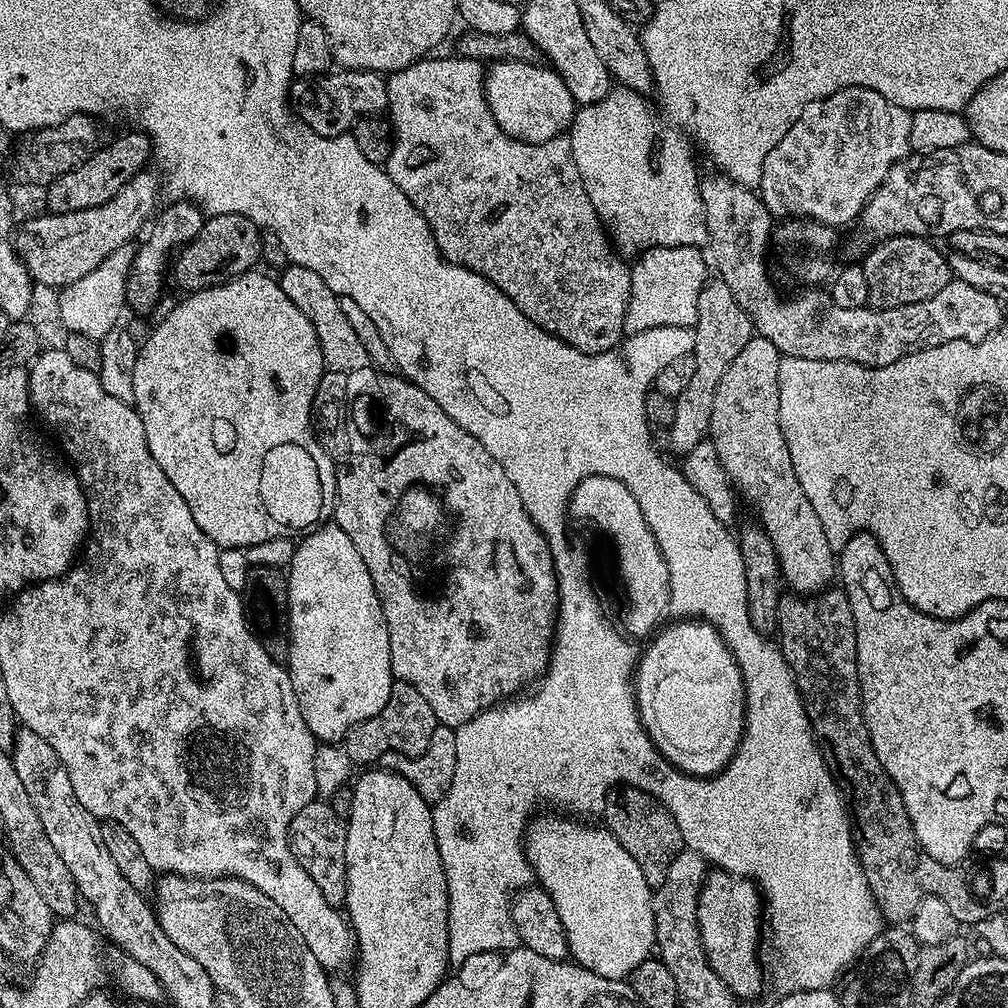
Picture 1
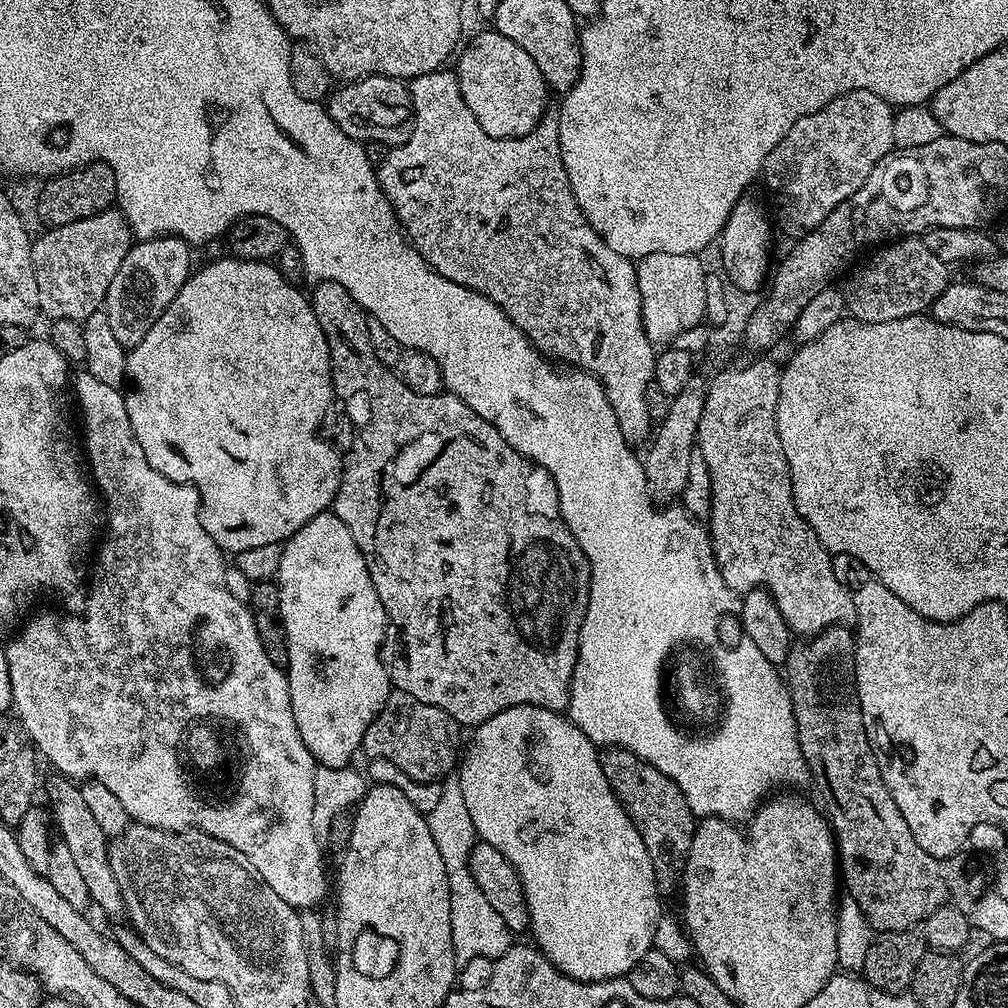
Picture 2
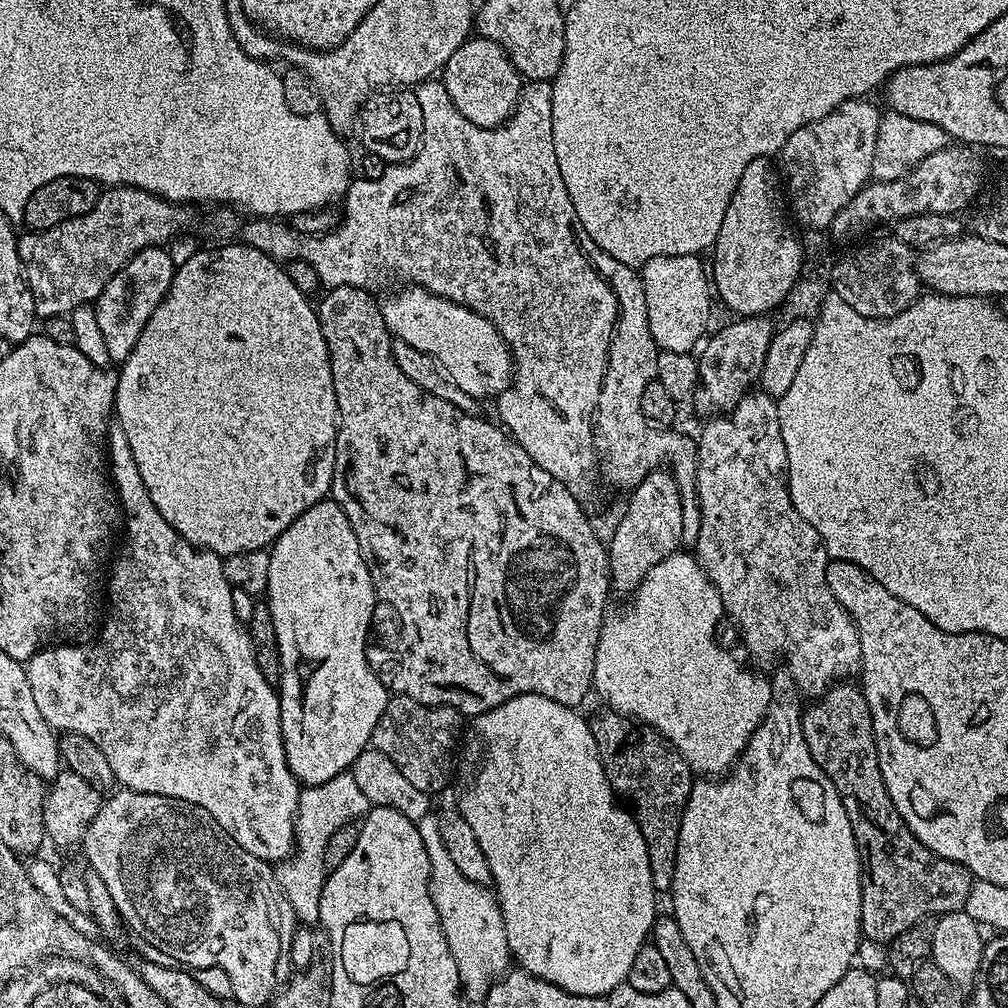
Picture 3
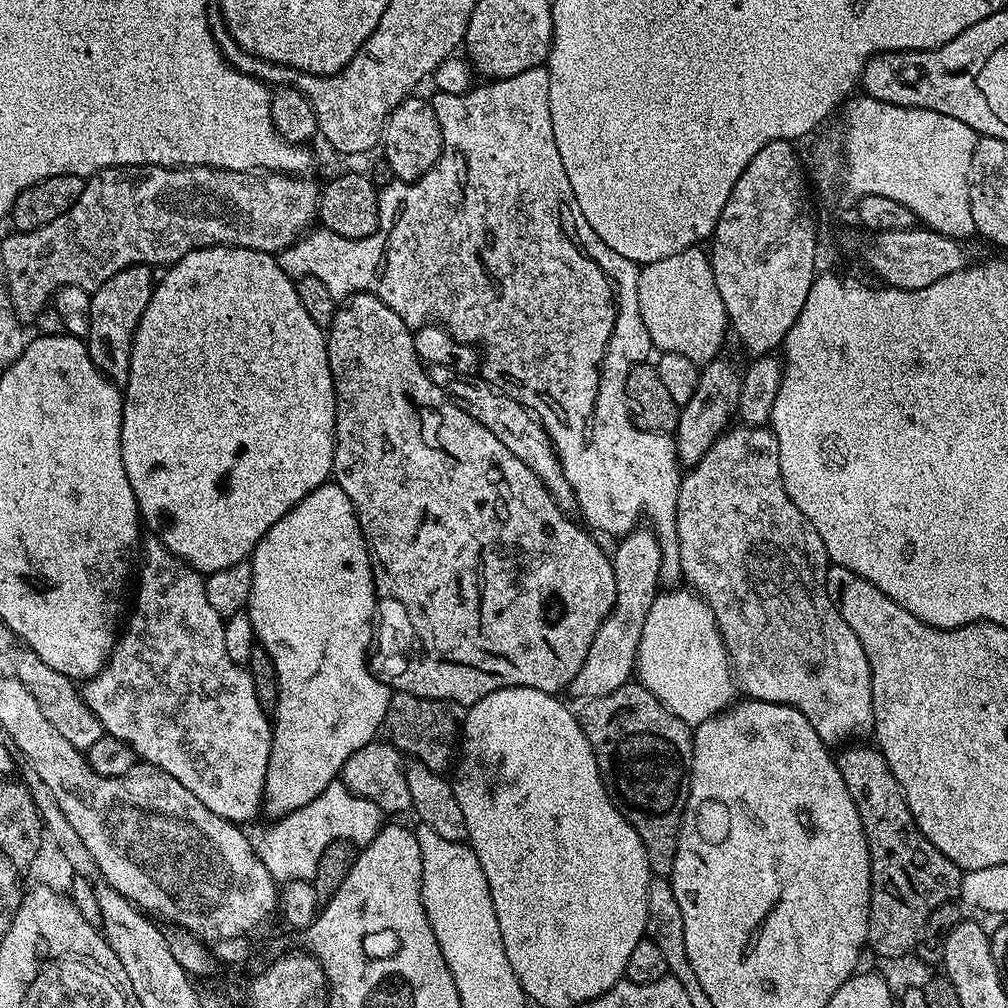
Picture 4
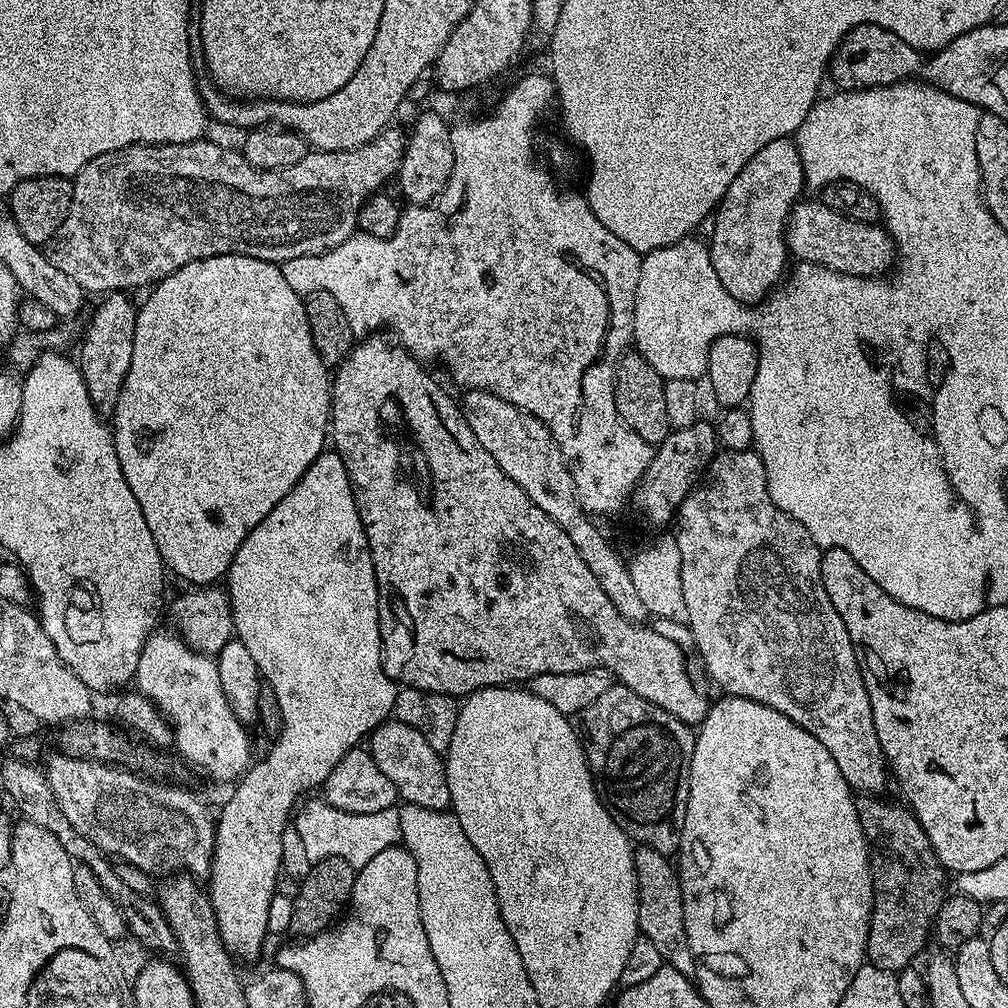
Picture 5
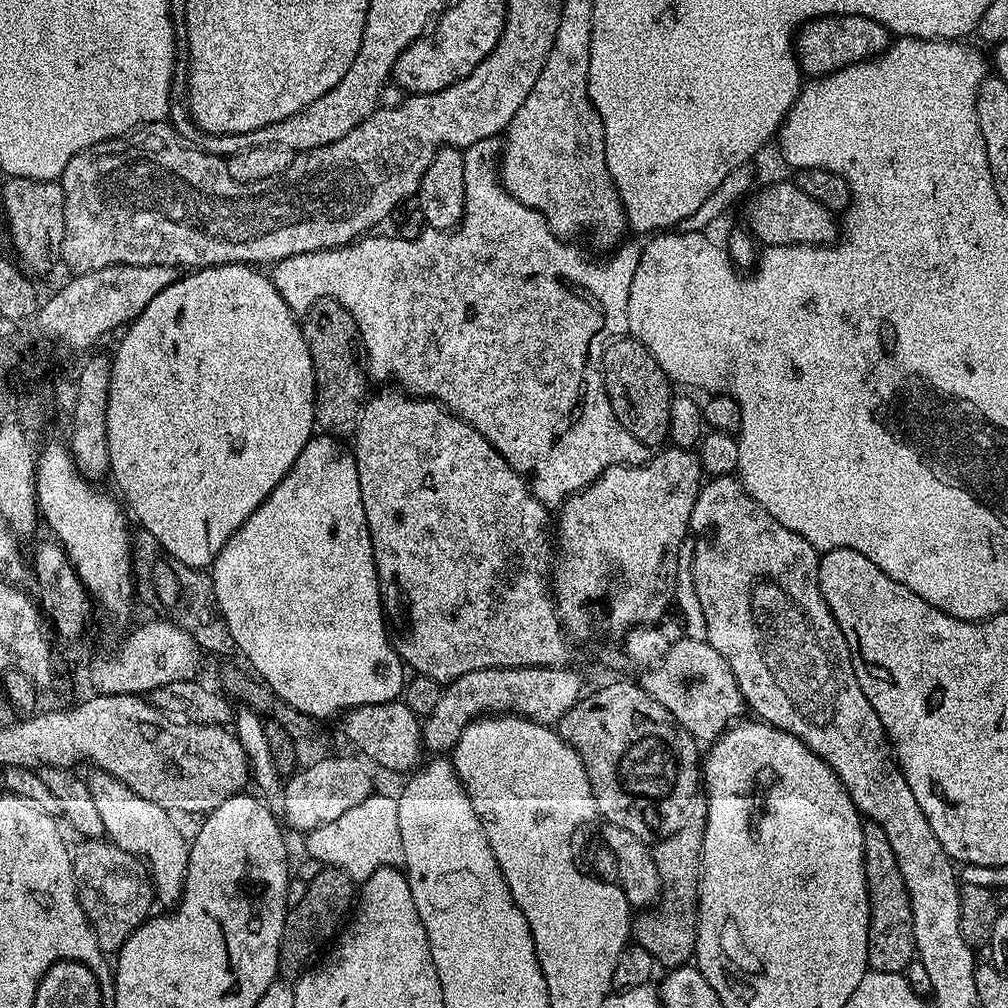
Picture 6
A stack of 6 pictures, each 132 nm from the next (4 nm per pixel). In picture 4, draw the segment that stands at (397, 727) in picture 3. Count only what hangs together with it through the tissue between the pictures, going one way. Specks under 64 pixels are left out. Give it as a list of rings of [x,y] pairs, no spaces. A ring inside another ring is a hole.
[[[393,692],[382,732],[387,743],[394,745],[405,757],[432,772],[444,774],[457,755],[465,711],[465,705],[455,704],[453,700],[431,700],[409,692]]]

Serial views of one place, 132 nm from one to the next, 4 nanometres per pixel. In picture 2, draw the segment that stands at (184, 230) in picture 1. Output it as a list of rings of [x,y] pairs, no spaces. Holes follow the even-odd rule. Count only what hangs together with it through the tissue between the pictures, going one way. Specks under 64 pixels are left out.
[[[161,234],[153,240],[133,243],[122,266],[118,266],[118,274],[114,274],[114,282],[110,282],[110,290],[102,305],[106,318],[110,318],[114,338],[122,342],[124,349],[138,346],[138,342],[150,334],[150,326],[154,326],[166,306],[174,302],[178,290],[182,290],[193,271],[192,252],[193,249],[180,236]]]

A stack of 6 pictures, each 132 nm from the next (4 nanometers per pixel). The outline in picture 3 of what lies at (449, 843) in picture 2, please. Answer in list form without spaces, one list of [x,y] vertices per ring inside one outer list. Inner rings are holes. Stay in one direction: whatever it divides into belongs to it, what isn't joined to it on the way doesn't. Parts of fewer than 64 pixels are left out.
[[[429,814],[418,821],[422,846],[426,846],[426,854],[430,858],[430,890],[434,898],[434,906],[442,922],[442,934],[446,934],[446,942],[450,946],[450,954],[454,954],[454,966],[458,966],[458,978],[463,995],[467,999],[469,996],[472,1000],[483,1001],[488,991],[492,989],[492,985],[510,968],[506,926],[502,922],[500,906],[496,903],[493,889],[478,882],[470,882],[470,878],[458,874],[458,866],[450,862],[450,853],[446,850],[446,842],[442,840],[440,833],[440,820],[434,816]]]

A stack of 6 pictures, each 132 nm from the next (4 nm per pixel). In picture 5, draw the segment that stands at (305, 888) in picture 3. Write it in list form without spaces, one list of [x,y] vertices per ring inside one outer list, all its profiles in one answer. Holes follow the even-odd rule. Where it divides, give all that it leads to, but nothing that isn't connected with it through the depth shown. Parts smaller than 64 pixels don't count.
[[[323,798],[312,800],[304,809],[302,808],[295,813],[294,826],[302,836],[303,845],[306,846],[306,858],[310,858],[313,862],[331,856],[352,860],[354,856],[352,852],[358,851],[360,843],[364,840],[364,828],[372,828],[371,854],[382,854],[382,850],[390,850],[401,843],[402,826],[396,808],[387,808],[378,814],[350,814],[346,810],[330,806]]]

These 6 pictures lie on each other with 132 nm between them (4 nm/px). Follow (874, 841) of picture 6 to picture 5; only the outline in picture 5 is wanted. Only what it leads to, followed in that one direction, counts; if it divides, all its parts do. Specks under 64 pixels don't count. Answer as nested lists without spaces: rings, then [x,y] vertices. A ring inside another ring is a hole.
[[[864,794],[856,800],[858,822],[865,836],[896,836],[889,848],[880,848],[877,852],[875,849],[870,856],[872,916],[868,919],[866,956],[874,966],[900,974],[930,940],[936,912],[946,895],[946,869],[936,857],[930,838],[926,830],[922,830],[912,809],[884,798],[880,794]],[[912,836],[916,836],[916,840]]]

